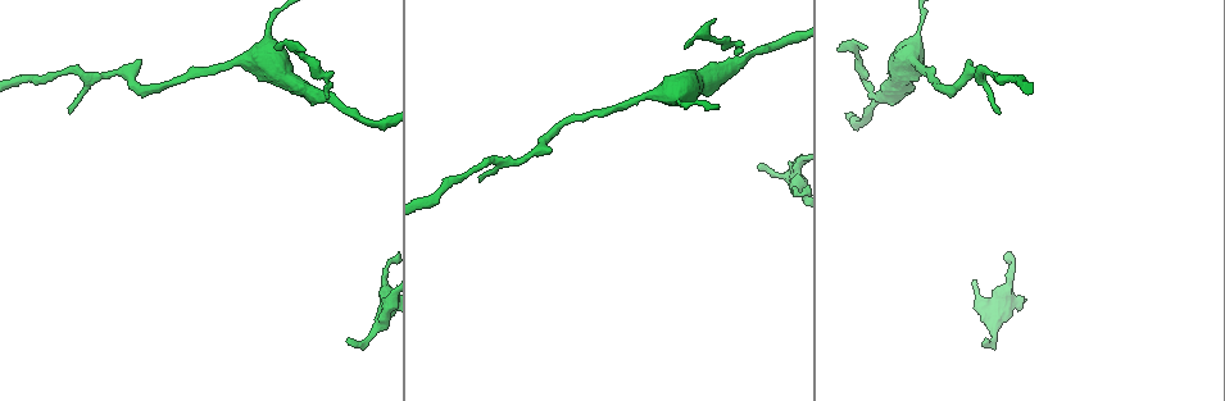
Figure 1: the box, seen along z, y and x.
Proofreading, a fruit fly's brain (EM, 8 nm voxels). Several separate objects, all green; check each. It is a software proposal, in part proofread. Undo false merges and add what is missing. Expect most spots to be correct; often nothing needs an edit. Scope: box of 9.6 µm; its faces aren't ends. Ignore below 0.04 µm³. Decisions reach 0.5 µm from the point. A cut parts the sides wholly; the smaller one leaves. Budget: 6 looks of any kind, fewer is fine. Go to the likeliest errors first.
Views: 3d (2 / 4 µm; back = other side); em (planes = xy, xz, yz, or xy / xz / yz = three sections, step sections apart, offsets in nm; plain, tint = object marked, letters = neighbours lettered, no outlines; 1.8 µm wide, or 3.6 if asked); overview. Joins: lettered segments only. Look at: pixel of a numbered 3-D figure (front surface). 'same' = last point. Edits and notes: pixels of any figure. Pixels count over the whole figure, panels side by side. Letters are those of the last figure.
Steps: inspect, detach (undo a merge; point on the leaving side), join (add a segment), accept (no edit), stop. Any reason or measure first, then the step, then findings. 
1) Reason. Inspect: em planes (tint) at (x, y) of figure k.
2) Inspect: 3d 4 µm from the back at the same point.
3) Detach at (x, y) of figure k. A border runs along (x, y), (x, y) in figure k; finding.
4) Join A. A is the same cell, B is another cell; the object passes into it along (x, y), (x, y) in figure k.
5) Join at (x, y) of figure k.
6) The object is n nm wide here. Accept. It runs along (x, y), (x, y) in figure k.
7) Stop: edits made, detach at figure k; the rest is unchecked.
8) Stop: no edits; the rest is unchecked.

Free end. Inspect: em xz step 4 (letters) at (866, 48) of figure 1.

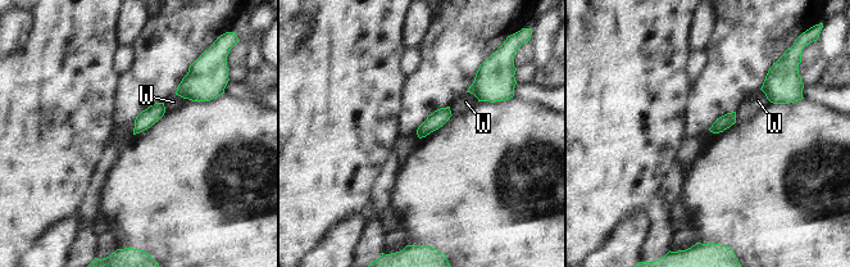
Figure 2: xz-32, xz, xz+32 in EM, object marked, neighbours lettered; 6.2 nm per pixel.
Accept. W is another cell; a border runs along (760, 89), (771, 102) in figure 2; no lettered segment goes on from it.

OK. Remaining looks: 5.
Tapers out. Inspect: em planes (letters) at (983, 341) of figure 1.

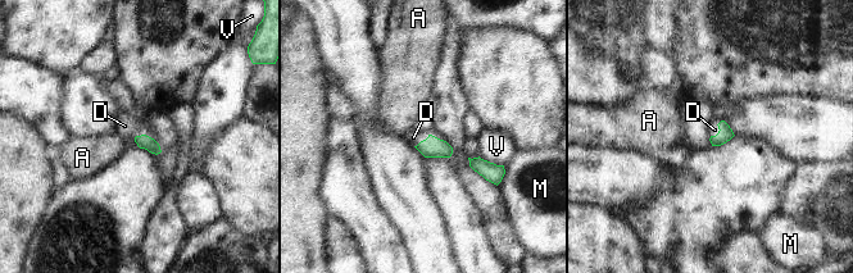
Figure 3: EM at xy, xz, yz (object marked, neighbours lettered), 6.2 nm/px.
Join D. D is the same cell, A, M and V are other cells; the object passes into it along (725, 133), (718, 128), (715, 130) in figure 3; it goes on there.

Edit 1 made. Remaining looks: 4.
Branch stops here. Inspect: em yz step 4 (tint) at (69, 113) of figure 1.

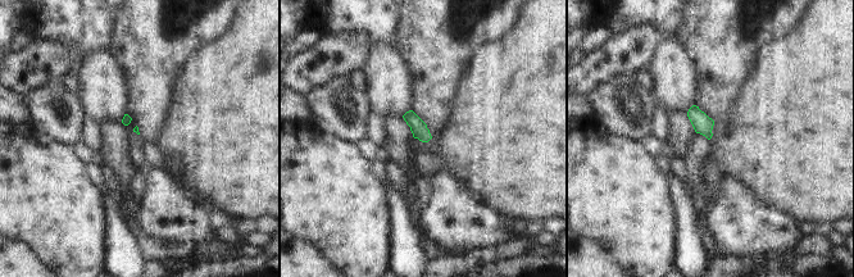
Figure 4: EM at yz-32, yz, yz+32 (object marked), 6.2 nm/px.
See the neighbours. Inspect: em yz step 4 (letters) at the same point.

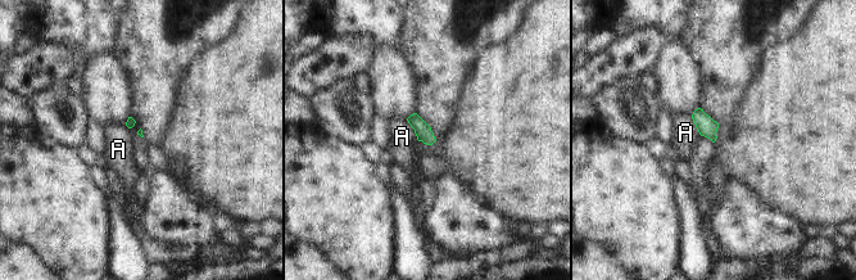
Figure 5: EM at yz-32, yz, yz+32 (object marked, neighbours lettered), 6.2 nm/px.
Accept. A is another cell; a border runs along (406, 120), (419, 140) in figure 5; no lettered segment goes on from it.

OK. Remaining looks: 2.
Stop: edits made, join at figure 3; the rest is unchecked.

